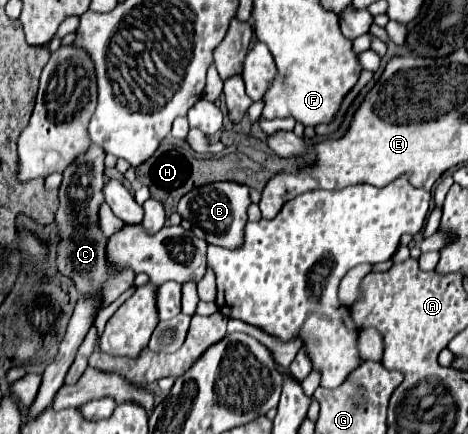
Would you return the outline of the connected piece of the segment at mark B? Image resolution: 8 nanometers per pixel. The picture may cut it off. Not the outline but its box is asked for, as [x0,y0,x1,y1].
[179,183,251,249]

